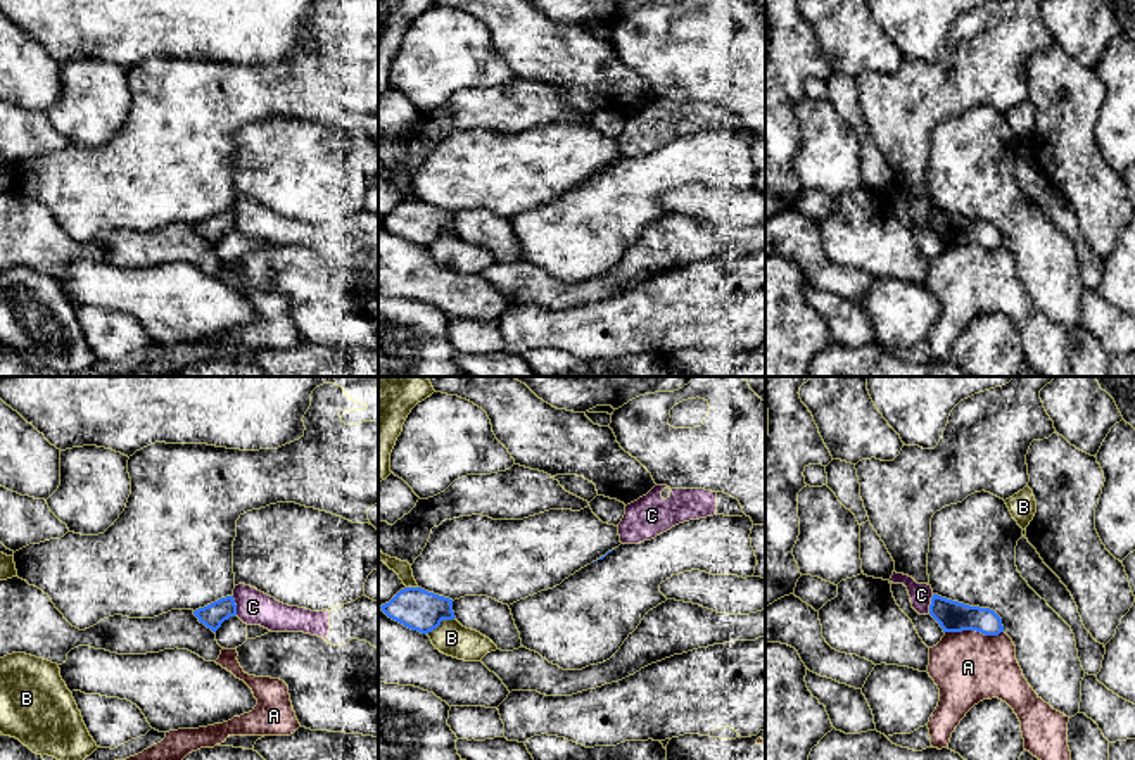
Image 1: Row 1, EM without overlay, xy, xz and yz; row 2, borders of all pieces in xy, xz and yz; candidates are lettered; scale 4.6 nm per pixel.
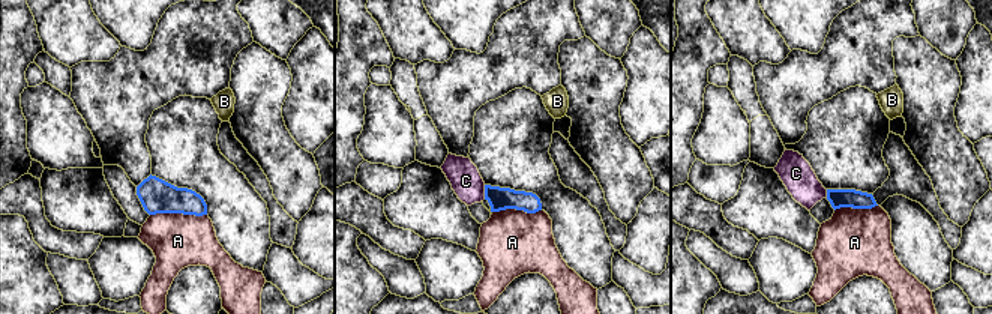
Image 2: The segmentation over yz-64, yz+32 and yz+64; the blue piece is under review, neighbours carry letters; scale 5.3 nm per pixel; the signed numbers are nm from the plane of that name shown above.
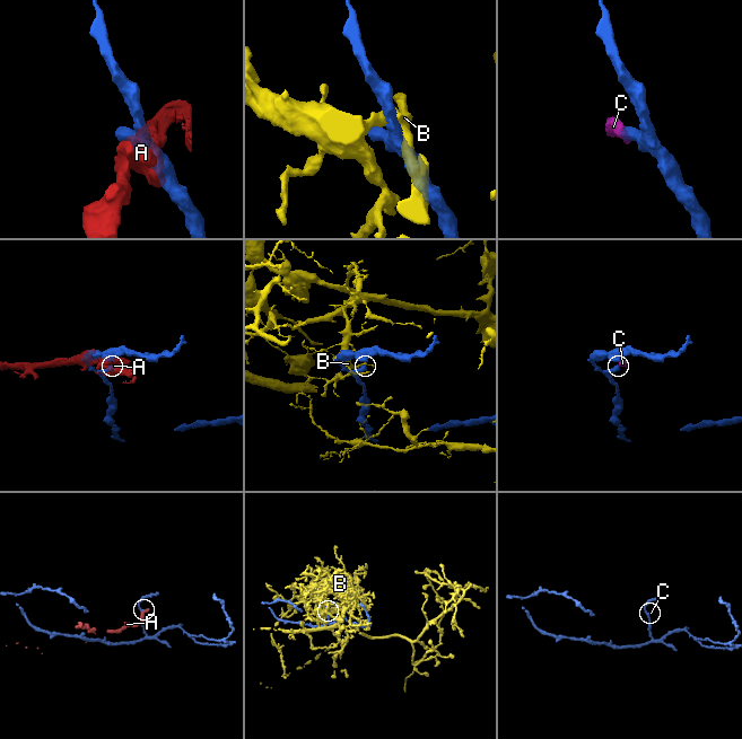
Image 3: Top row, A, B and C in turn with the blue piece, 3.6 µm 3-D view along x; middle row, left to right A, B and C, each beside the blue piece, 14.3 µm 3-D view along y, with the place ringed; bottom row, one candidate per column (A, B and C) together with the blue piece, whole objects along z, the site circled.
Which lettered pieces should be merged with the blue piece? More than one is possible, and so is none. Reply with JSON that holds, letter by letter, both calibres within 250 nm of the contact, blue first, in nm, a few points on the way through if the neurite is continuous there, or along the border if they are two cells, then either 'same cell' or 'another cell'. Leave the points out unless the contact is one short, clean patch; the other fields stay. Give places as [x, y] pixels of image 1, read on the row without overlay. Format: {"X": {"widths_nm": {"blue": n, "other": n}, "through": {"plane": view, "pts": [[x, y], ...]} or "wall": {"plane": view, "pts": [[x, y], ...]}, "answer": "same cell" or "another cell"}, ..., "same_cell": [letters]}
{"A": {"widths_nm": {"blue": 140, "other": 340}, "answer": "another cell"}, "B": {"widths_nm": {"blue": 190, "other": 160}, "answer": "another cell"}, "C": {"widths_nm": {"blue": 140, "other": 100}, "wall": {"plane": "yz", "pts": [[933, 208], [928, 227]]}, "answer": "another cell"}, "same_cell": []}

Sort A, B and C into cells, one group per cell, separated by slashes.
A / B / C

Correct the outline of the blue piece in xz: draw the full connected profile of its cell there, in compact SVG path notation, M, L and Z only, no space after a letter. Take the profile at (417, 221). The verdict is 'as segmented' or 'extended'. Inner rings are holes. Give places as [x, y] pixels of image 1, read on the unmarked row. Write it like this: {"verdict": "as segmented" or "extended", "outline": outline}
{"verdict": "as segmented", "outline": "M422 200L401 202L380 221L389 231L422 247L432 245L442 233L456 231L453 212L428 206Z"}

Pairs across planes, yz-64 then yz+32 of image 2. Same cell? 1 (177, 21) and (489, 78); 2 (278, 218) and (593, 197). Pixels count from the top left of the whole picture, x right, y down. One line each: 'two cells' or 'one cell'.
1: one cell
2: one cell

